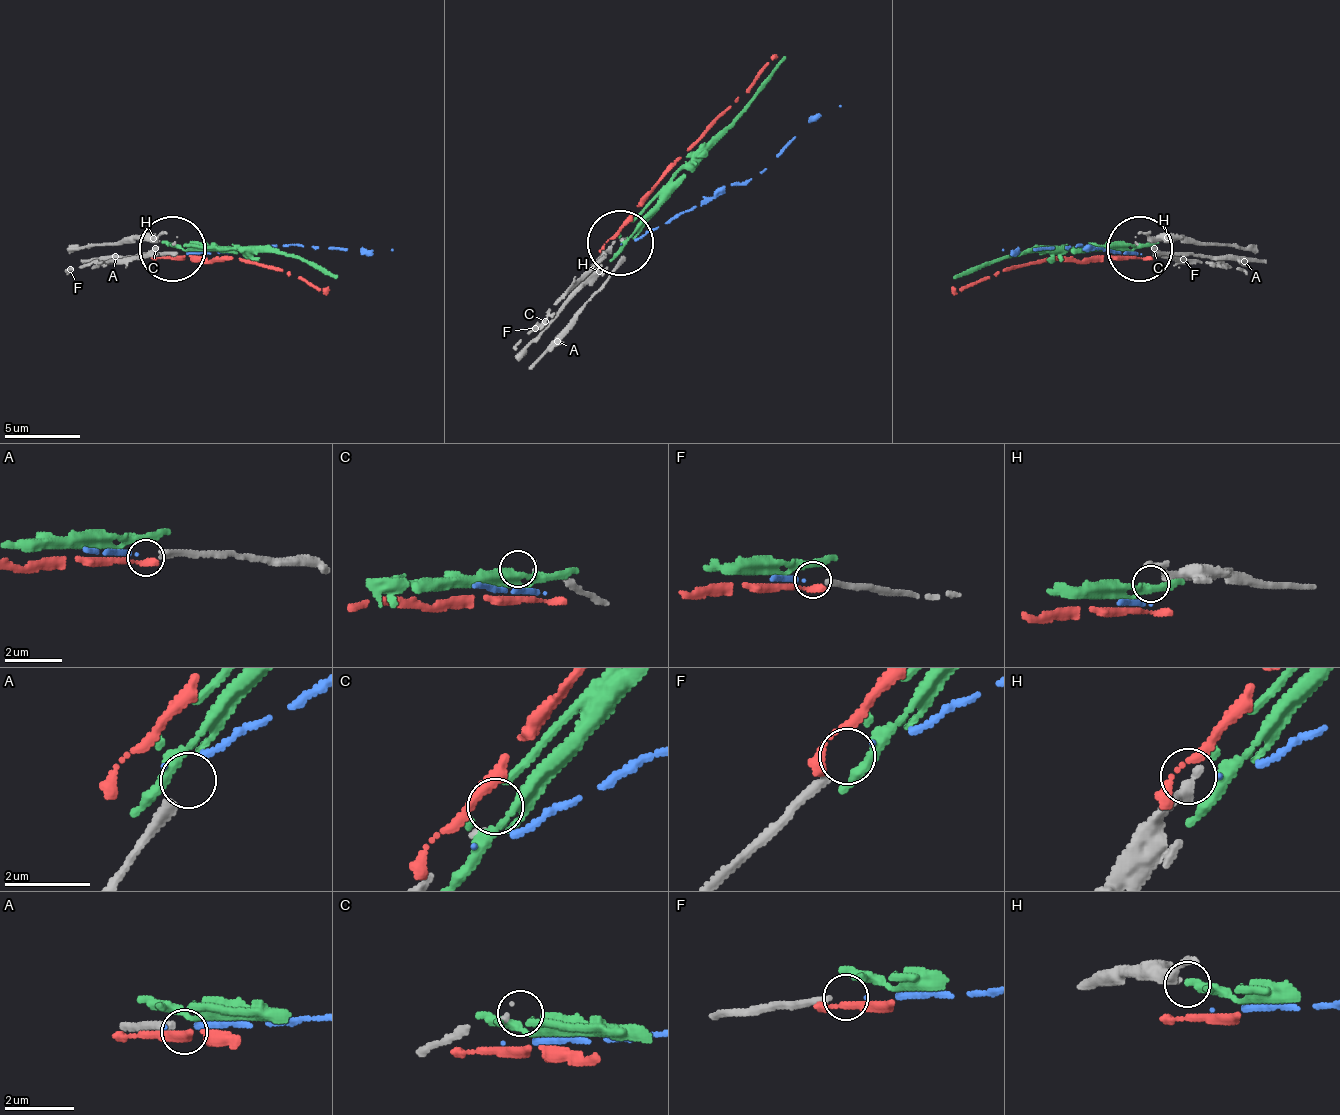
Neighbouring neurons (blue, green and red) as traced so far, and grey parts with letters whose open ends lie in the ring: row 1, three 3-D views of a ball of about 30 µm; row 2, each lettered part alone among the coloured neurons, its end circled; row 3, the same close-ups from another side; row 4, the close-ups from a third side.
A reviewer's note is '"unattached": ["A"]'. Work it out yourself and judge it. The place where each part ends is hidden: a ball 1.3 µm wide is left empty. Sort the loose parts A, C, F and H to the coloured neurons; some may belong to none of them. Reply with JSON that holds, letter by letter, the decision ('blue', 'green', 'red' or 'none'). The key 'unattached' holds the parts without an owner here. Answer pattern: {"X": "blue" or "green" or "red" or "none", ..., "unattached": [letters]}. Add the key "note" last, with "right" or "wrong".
{"A": "none", "C": "none", "F": "blue", "H": "green", "unattached": ["A", "C"], "note": "wrong"}

